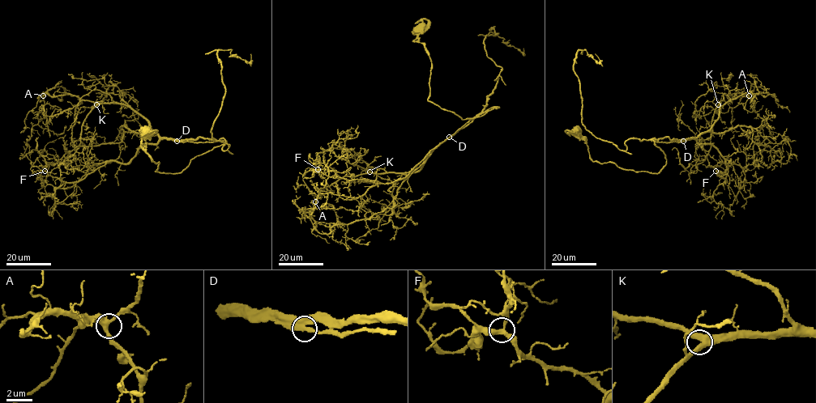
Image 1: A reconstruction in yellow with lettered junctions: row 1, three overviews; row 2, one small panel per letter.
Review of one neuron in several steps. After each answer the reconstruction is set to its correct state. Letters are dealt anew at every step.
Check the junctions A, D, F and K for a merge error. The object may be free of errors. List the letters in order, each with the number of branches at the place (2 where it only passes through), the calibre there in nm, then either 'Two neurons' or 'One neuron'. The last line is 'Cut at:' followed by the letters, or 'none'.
A: Branches: 3. Thickness 360 nm. One neuron
D: Branches: 3. Thickness 360 nm. One neuron
F: Branches: 3. Thickness 320 nm. One neuron
K: Branches: 3. Thickness 400 nm. One neuron
Cut at: none

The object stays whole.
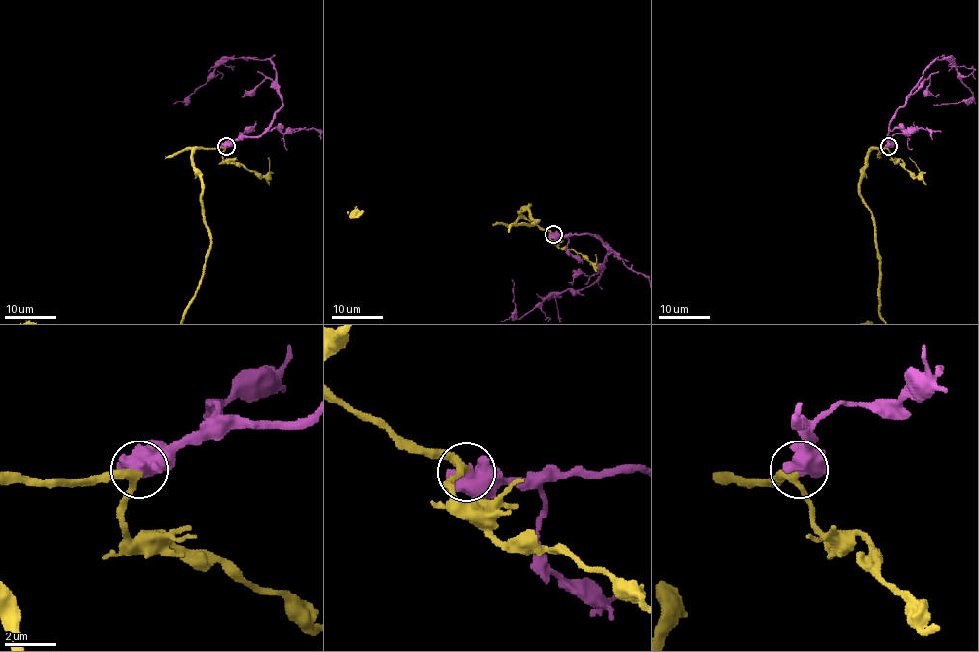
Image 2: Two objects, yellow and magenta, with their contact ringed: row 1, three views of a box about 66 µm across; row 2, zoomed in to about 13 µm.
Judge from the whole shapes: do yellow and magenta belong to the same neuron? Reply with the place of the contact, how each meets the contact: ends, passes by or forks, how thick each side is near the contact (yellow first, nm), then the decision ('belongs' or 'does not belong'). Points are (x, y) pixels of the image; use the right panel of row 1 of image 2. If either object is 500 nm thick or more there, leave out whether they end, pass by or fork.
(888, 146) | 280/850 nm | belongs

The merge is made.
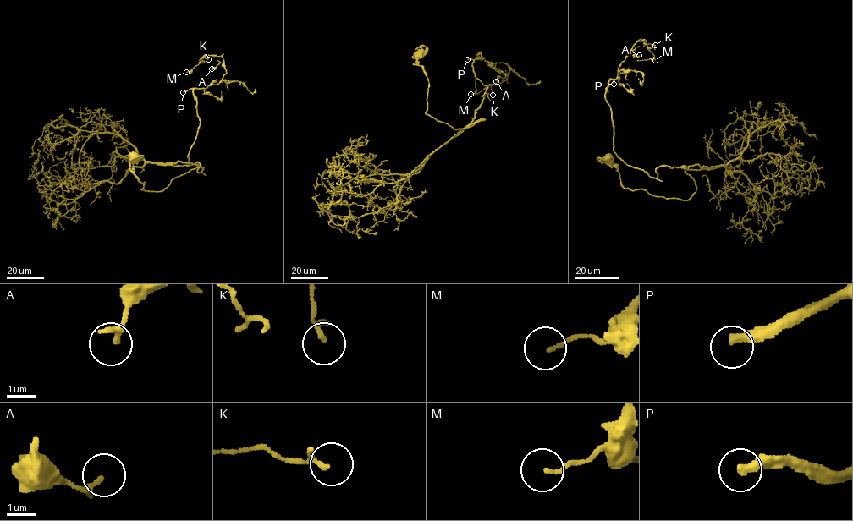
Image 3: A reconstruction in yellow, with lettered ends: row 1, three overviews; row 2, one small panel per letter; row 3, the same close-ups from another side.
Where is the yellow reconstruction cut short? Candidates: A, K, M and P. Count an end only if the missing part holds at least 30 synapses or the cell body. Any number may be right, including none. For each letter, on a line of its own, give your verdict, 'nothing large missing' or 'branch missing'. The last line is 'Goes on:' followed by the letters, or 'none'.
A: nothing large missing
K: nothing large missing
M: nothing large missing
P: branch missing
Goes on: P

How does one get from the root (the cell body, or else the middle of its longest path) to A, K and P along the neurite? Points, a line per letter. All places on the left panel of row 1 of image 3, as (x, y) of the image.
A: (134, 156), (141, 189), (200, 165), (178, 161), (201, 171), (188, 156), (193, 90), (226, 73), (211, 68)
K: (134, 156), (141, 189), (200, 165), (178, 161), (201, 171), (193, 90), (226, 73), (208, 59)
P: (134, 156), (141, 189), (200, 165), (178, 161), (201, 171), (188, 156), (196, 97), (183, 92)

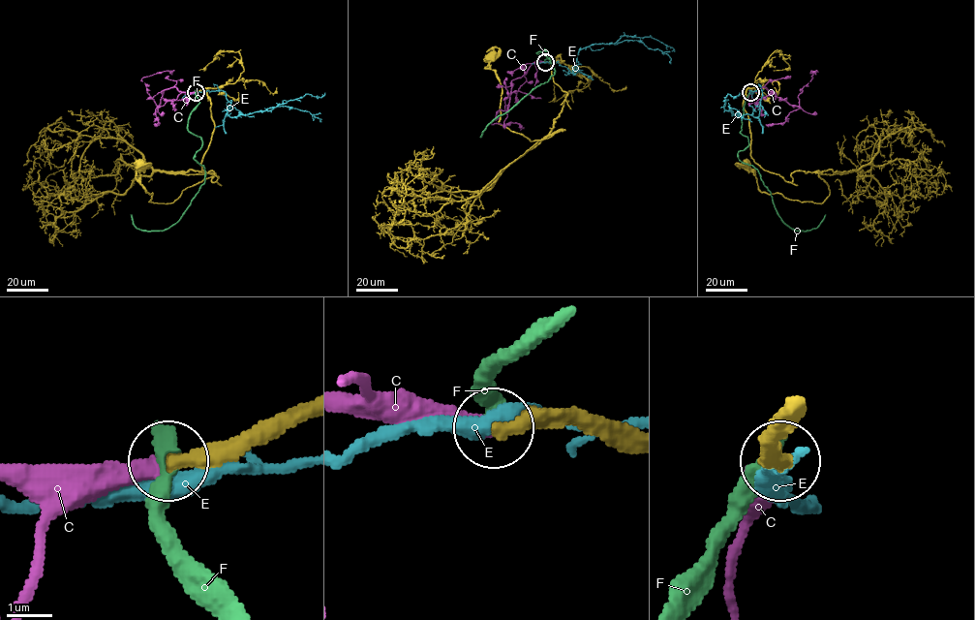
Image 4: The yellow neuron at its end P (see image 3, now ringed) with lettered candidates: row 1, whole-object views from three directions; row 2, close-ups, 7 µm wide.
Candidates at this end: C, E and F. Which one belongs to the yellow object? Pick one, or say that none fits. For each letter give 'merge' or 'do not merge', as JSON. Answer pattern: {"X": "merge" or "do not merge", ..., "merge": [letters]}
{"C": "merge", "E": "do not merge", "F": "do not merge", "merge": ["C"]}

